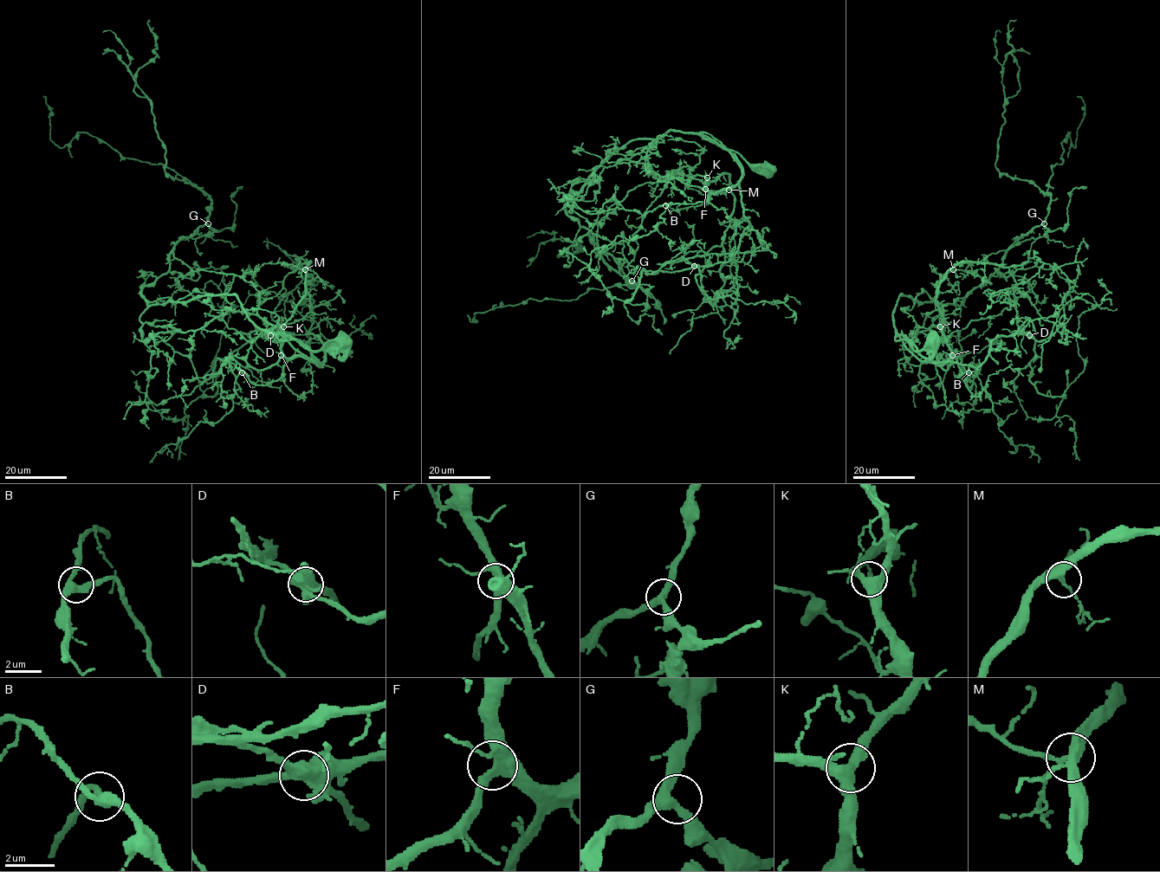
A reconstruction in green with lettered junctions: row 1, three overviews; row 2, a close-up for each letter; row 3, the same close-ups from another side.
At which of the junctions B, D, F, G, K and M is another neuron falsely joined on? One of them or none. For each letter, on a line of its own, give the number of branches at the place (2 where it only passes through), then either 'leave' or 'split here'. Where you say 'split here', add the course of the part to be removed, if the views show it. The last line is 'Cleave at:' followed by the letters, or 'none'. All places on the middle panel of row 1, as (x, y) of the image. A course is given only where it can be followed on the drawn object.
B: 3 branches meet; leave
D: 5 branches meet; split here; foreign part runs (694, 266), (688, 259), (708, 254), (749, 252), (763, 242), (763, 229), (766, 228), (768, 230)
F: 4 branches meet; leave
G: 3 branches meet; leave
K: 4 branches meet; leave
M: 4 branches meet; leave
Cleave at: D

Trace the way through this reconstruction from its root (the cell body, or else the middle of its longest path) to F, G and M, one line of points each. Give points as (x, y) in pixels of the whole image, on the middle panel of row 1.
F: (766, 169), (765, 164), (749, 164), (735, 152), (742, 177), (735, 184), (714, 193), (705, 189)
G: (766, 169), (735, 152), (735, 184), (712, 193), (704, 177), (677, 174), (612, 205), (598, 247), (631, 280)
M: (766, 169), (765, 164), (749, 164), (735, 152), (742, 177), (714, 193), (706, 183), (728, 173), (729, 190)

